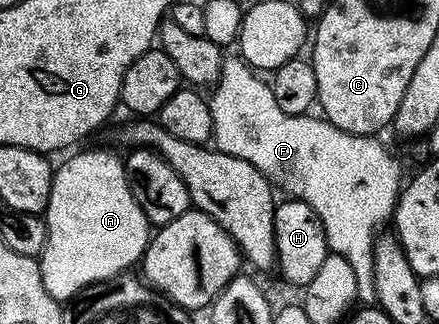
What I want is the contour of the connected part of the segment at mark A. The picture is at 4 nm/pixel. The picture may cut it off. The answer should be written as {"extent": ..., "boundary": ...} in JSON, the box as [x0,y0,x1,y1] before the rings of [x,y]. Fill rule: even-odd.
{"extent":[40,148,152,302],"boundary":[[[90,148],[87,152],[75,151],[61,165],[54,169],[52,194],[48,198],[48,206],[44,213],[46,221],[46,245],[40,257],[40,267],[44,278],[44,290],[52,294],[59,302],[73,301],[81,288],[89,284],[101,285],[123,275],[127,270],[141,261],[150,242],[152,225],[146,219],[144,210],[132,198],[132,190],[128,186],[126,166],[123,157],[114,152],[105,152],[102,148]]]}

